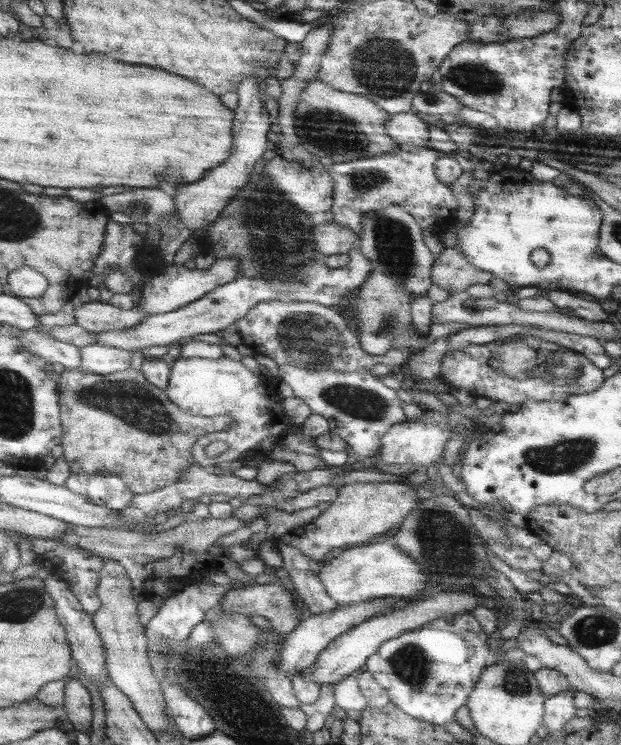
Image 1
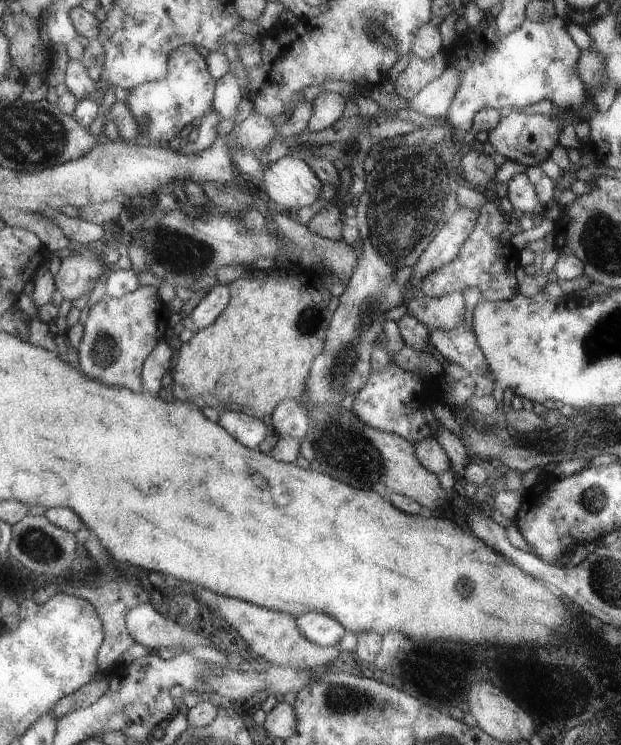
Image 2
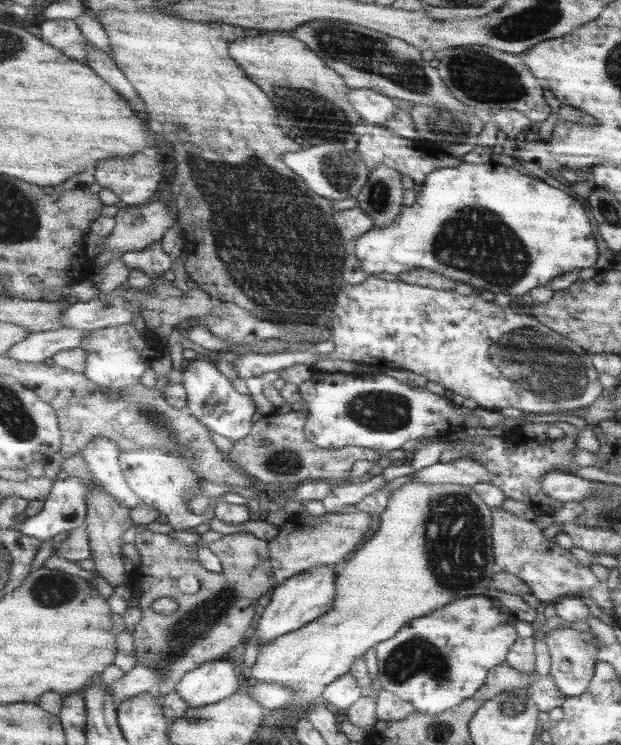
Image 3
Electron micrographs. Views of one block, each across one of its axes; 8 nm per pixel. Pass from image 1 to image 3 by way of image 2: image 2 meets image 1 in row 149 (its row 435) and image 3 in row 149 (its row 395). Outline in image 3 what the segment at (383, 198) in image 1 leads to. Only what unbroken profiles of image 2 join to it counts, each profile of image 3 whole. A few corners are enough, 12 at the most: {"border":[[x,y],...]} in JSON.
{"border":[[365,124],[357,148],[371,172],[381,164],[423,186],[429,174],[463,164],[421,152],[415,140]]}

